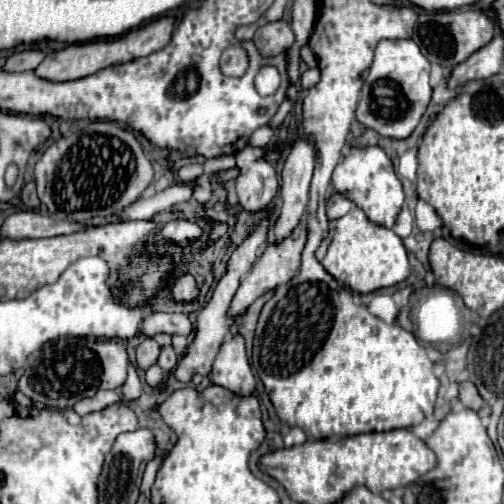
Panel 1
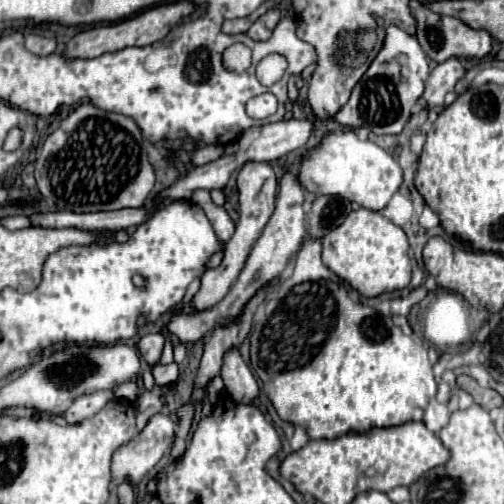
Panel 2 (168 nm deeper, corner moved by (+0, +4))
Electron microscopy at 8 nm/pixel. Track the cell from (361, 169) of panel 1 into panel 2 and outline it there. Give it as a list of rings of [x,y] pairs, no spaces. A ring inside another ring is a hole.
[[[328,132],[320,146],[312,150],[308,160],[302,160],[298,170],[300,184],[314,194],[330,194],[342,196],[350,202],[358,202],[368,210],[382,210],[390,202],[390,198],[402,186],[402,170],[398,162],[378,144],[366,140],[358,140],[354,132]]]

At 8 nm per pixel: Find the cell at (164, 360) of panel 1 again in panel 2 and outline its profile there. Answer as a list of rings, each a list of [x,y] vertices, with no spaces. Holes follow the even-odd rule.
[[[172,362],[172,364],[156,364],[152,368],[152,374],[154,374],[154,380],[156,380],[158,386],[172,384],[178,378],[178,364],[176,362]]]

